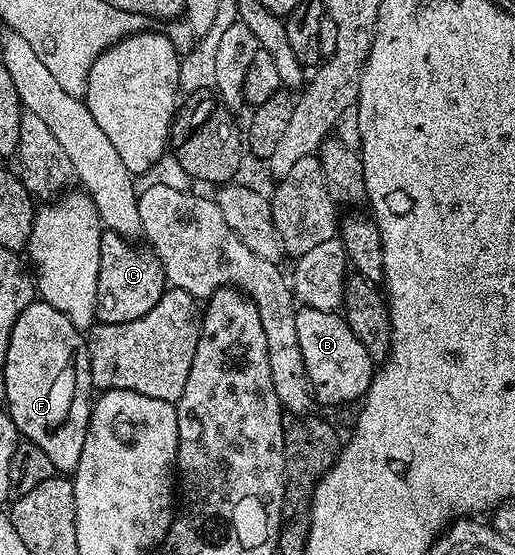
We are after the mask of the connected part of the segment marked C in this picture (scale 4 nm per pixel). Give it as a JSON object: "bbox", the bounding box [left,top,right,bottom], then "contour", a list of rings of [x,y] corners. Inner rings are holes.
{"bbox":[95,230,167,323],"contour":[[[102,230],[99,245],[99,285],[95,289],[96,322],[126,323],[143,317],[167,290],[165,270],[152,250],[136,251],[130,240],[114,231]]]}

